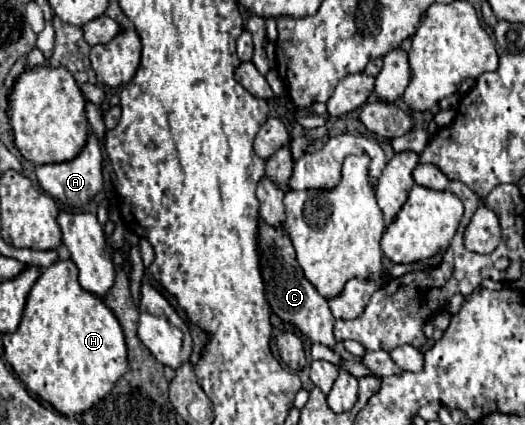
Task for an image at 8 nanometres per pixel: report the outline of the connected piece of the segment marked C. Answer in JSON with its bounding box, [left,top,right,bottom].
[259,222,337,350]

